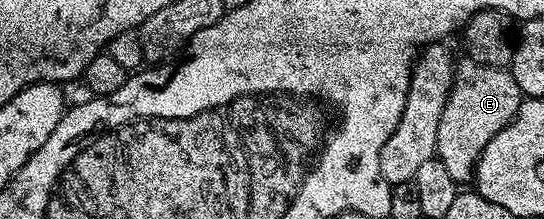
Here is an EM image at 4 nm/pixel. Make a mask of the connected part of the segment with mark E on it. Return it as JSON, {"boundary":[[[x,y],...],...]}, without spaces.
{"boundary":[[[468,58],[458,59],[453,70],[453,85],[449,91],[447,102],[443,106],[443,118],[439,118],[439,134],[437,135],[436,159],[443,162],[443,167],[451,173],[451,178],[457,180],[458,185],[465,184],[474,179],[477,171],[477,163],[491,138],[503,130],[503,126],[517,117],[517,112],[521,109],[522,94],[519,86],[515,86],[515,78],[508,68],[496,68],[480,64]]]}

